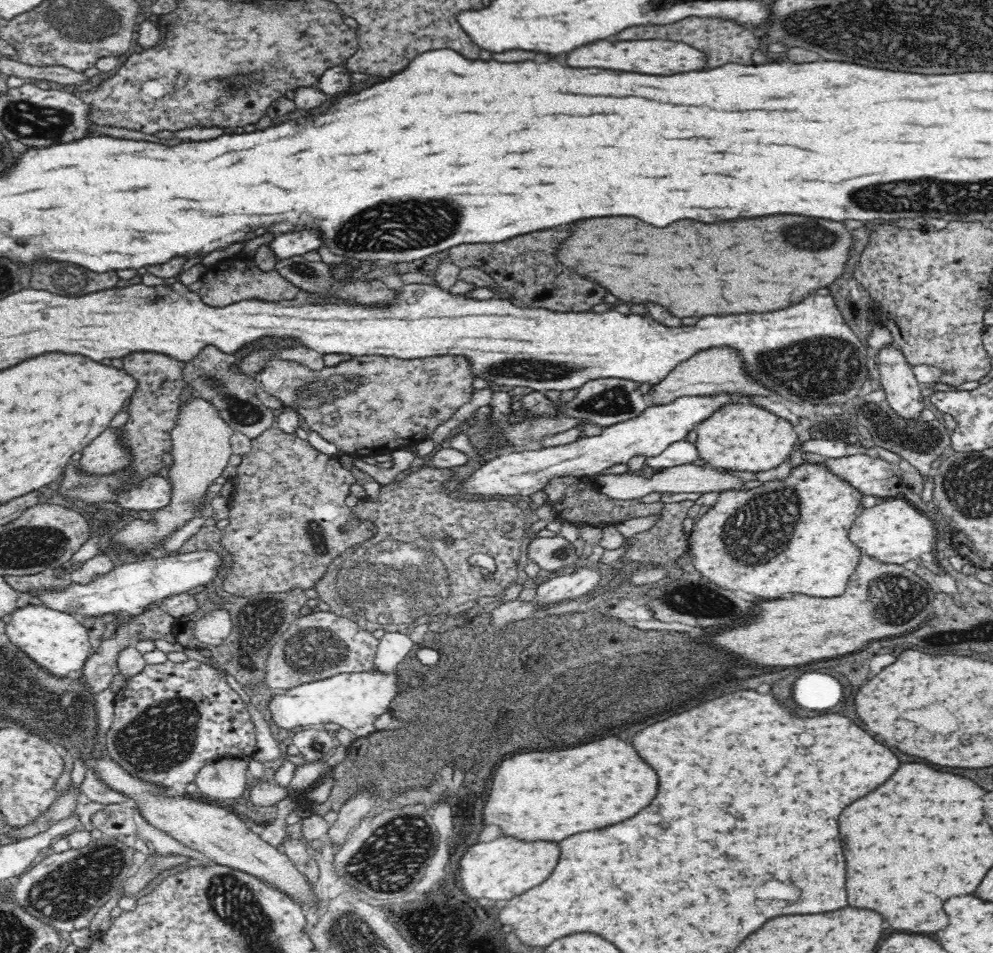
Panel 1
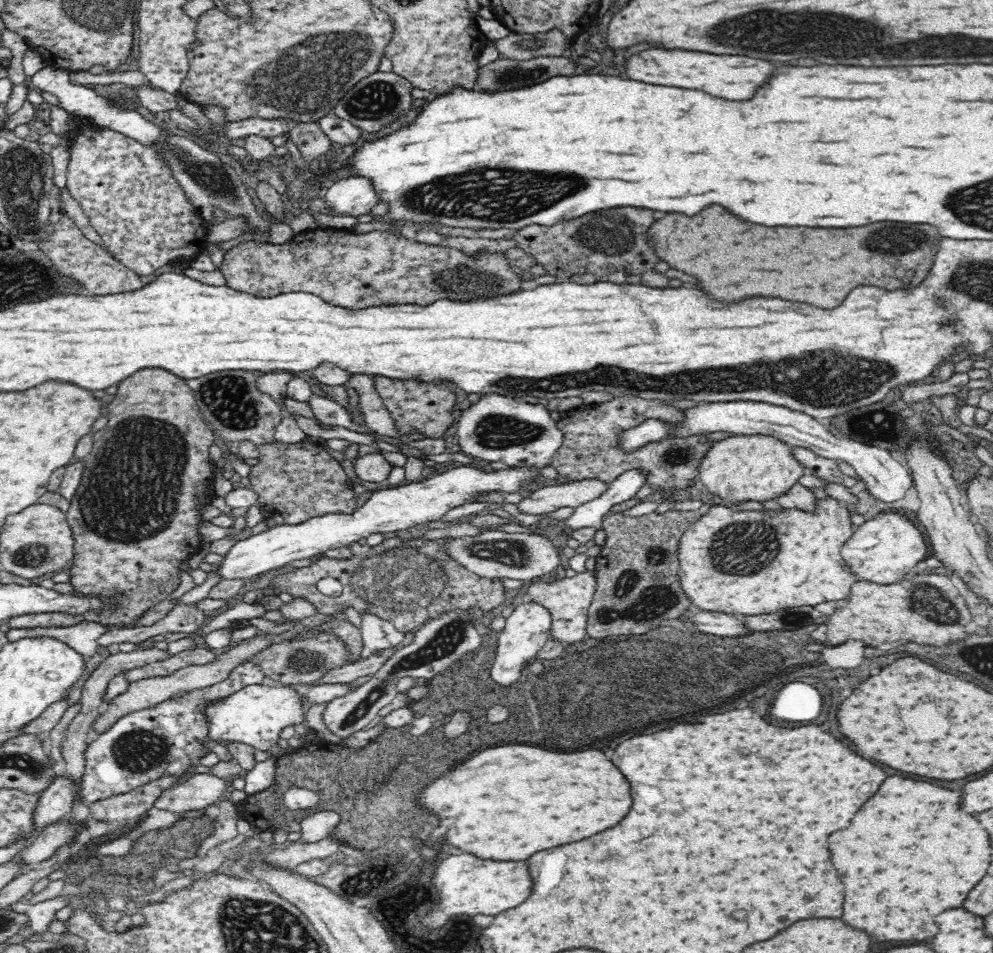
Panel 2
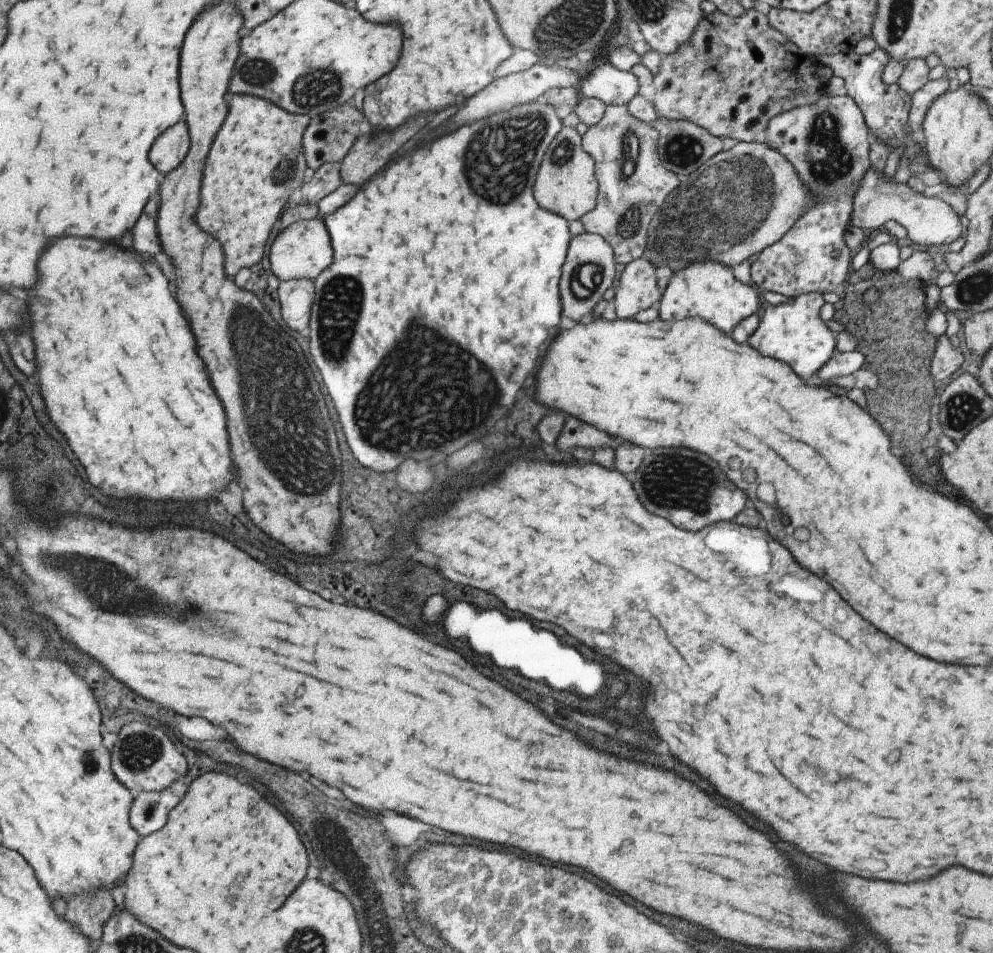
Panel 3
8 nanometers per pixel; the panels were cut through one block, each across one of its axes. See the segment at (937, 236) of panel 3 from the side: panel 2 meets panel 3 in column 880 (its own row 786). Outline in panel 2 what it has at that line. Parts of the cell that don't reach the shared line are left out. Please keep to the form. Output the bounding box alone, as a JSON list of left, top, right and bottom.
[153,773,229,814]

